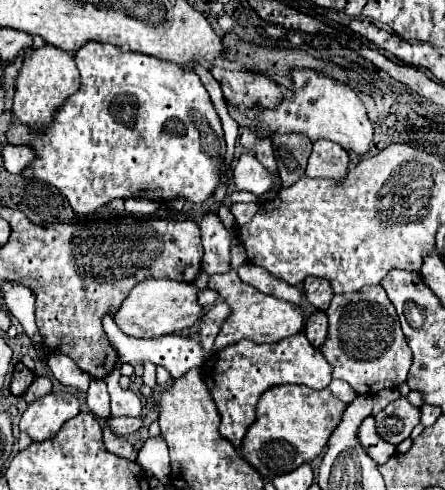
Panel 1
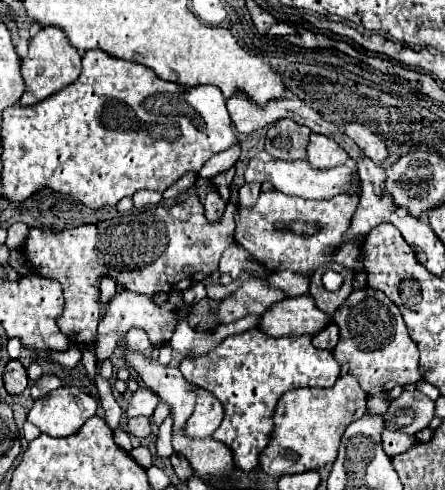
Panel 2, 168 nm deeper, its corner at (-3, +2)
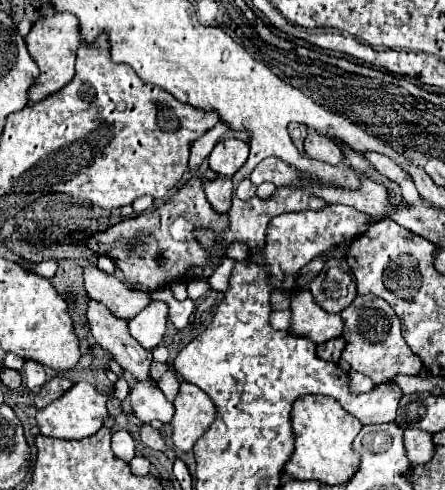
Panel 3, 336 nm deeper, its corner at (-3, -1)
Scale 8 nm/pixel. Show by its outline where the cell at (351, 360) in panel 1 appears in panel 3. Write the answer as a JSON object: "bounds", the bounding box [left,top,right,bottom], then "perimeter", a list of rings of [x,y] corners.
{"bounds":[340,295,422,385],"perimeter":[[[358,295],[352,301],[352,305],[346,307],[340,315],[344,319],[342,337],[346,339],[346,349],[342,353],[342,359],[350,365],[350,371],[368,375],[376,385],[384,381],[392,381],[398,373],[418,375],[422,371],[422,361],[404,343],[398,315],[384,299],[372,295]]]}

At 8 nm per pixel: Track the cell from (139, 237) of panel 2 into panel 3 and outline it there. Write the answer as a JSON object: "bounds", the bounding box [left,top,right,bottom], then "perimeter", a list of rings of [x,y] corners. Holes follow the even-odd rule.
{"bounds":[88,177,228,293],"perimeter":[[[190,177],[190,181],[180,187],[176,195],[172,195],[166,203],[142,213],[142,217],[116,223],[108,231],[90,237],[88,247],[94,249],[98,255],[110,255],[114,263],[122,269],[128,283],[132,283],[140,291],[152,293],[154,289],[168,285],[176,277],[182,279],[190,267],[206,265],[210,259],[222,255],[220,247],[206,251],[198,245],[198,241],[194,239],[194,231],[200,227],[212,229],[214,233],[224,233],[228,229],[228,217],[212,209],[212,205],[204,197],[202,179]],[[158,255],[162,255],[162,263],[158,263]]]}

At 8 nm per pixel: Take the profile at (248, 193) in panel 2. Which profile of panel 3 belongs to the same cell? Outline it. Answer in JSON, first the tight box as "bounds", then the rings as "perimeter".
{"bounds":[236,177,254,199],"perimeter":[[[246,177],[246,179],[242,179],[240,181],[240,185],[238,185],[238,189],[236,189],[236,197],[238,199],[250,199],[250,197],[254,197],[254,185],[252,185],[252,181]]]}

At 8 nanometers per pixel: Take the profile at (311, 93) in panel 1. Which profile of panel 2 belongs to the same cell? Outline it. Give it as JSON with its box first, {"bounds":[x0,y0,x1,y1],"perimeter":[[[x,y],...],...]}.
{"bounds":[342,122,386,164],"perimeter":[[[344,122],[342,124],[342,130],[346,132],[348,138],[352,138],[358,148],[370,158],[374,160],[376,164],[382,164],[384,158],[386,158],[386,146],[384,142],[364,124],[352,124],[352,122]]]}

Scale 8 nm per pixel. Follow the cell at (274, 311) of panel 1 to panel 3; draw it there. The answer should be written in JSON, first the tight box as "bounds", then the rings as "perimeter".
{"bounds":[290,289,344,343],"perimeter":[[[308,289],[296,293],[292,297],[292,327],[290,331],[300,337],[308,337],[314,343],[324,343],[342,335],[344,323],[340,315],[326,313],[316,305],[312,293]]]}

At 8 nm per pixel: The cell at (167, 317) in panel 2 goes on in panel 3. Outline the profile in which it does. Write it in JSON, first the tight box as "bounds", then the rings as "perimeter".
{"bounds":[84,265,150,319],"perimeter":[[[96,265],[84,267],[84,287],[90,299],[104,303],[116,317],[132,319],[150,301],[146,291],[132,291],[116,275],[100,271]]]}

